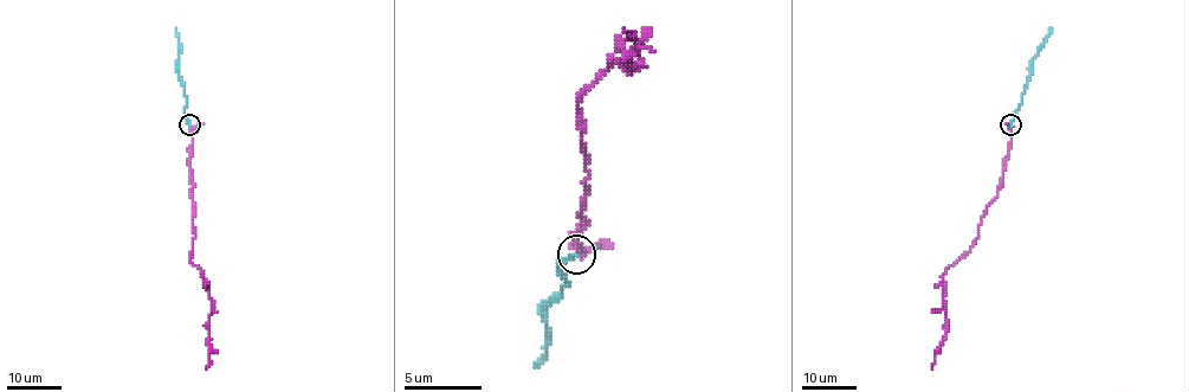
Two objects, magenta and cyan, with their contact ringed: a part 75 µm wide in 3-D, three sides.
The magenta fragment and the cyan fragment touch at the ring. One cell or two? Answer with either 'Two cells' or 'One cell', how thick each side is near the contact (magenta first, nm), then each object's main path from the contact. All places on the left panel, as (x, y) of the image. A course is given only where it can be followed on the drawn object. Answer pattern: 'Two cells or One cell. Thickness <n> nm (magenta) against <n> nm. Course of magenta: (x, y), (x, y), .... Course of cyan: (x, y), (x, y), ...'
One cell. Thickness 120 nm (magenta) against 130 nm. Course of magenta: (191, 126), (194, 237), (191, 262), (201, 270), (213, 304), (206, 368). Course of cyan: (191, 126), (185, 115), (185, 85), (179, 76), (179, 38), (175, 27)

